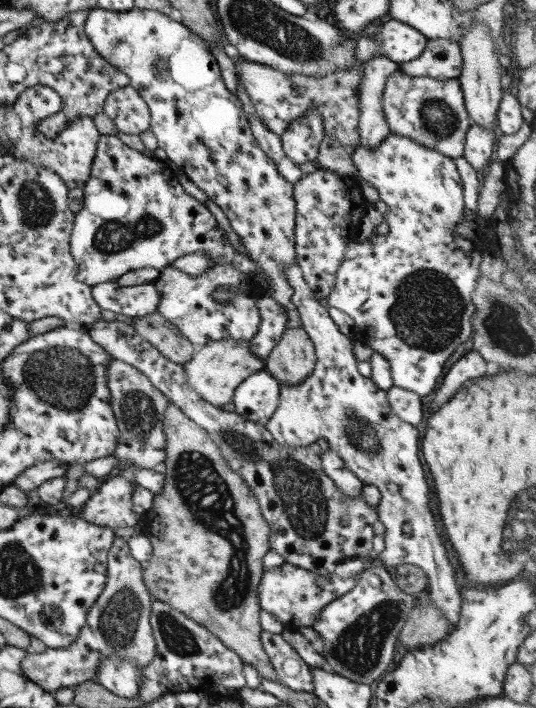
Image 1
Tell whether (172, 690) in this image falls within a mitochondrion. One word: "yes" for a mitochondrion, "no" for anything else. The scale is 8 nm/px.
no

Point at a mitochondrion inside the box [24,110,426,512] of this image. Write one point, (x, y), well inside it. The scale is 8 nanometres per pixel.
(107, 237)

